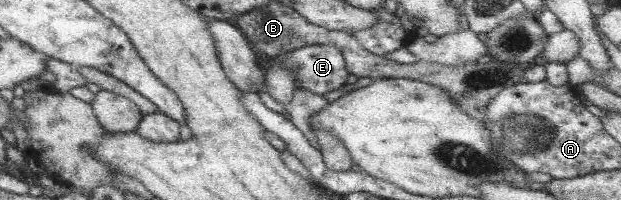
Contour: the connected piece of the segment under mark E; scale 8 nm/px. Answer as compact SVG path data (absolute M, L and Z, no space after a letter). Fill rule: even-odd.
M315 43L306 47L299 47L287 54L287 65L291 67L294 75L297 77L300 87L323 95L328 91L334 91L341 85L346 84L346 77L349 73L345 67L345 58L343 53L334 45Z

